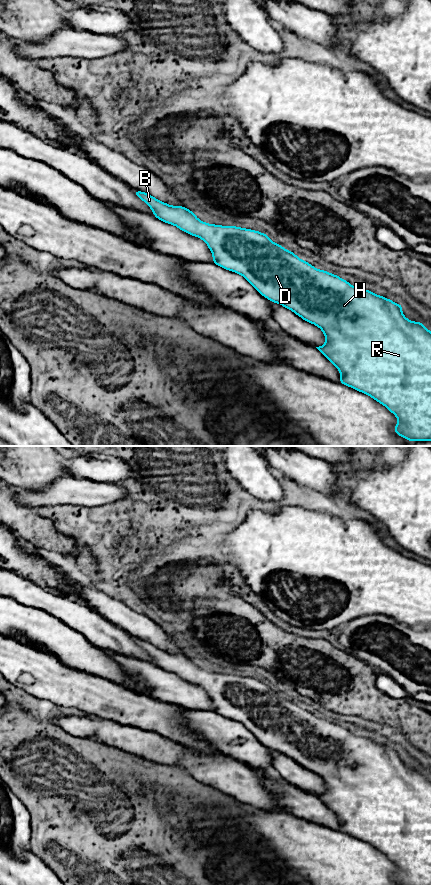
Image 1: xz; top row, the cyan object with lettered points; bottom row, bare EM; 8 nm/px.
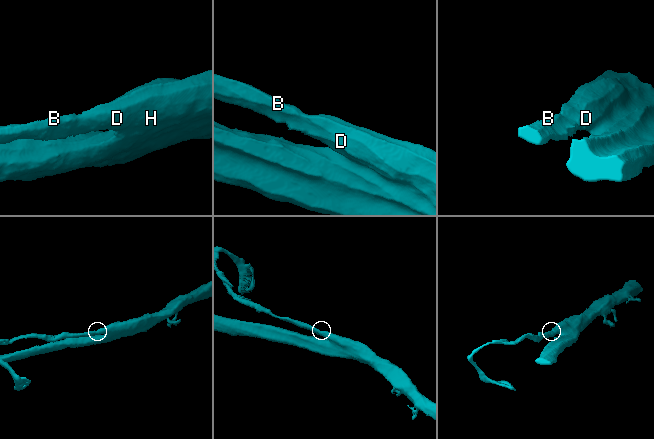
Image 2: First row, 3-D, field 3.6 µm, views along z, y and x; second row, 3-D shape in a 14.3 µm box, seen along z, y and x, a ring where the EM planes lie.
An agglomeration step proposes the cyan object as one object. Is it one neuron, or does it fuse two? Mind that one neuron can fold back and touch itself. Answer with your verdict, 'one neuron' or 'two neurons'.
one neuron

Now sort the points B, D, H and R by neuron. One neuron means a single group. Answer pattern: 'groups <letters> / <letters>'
groups B D H R

